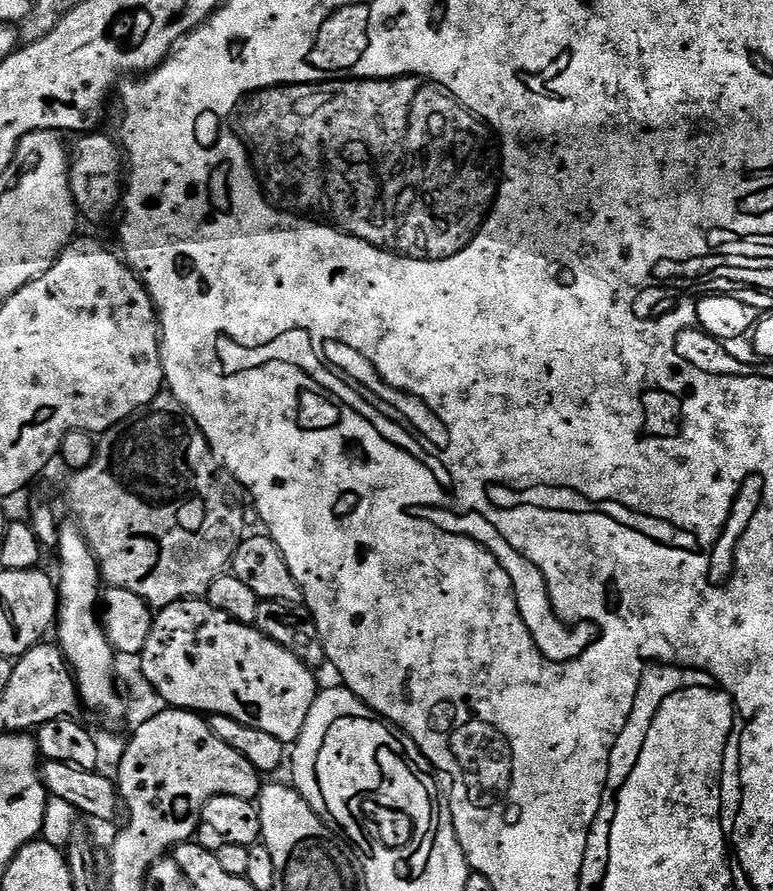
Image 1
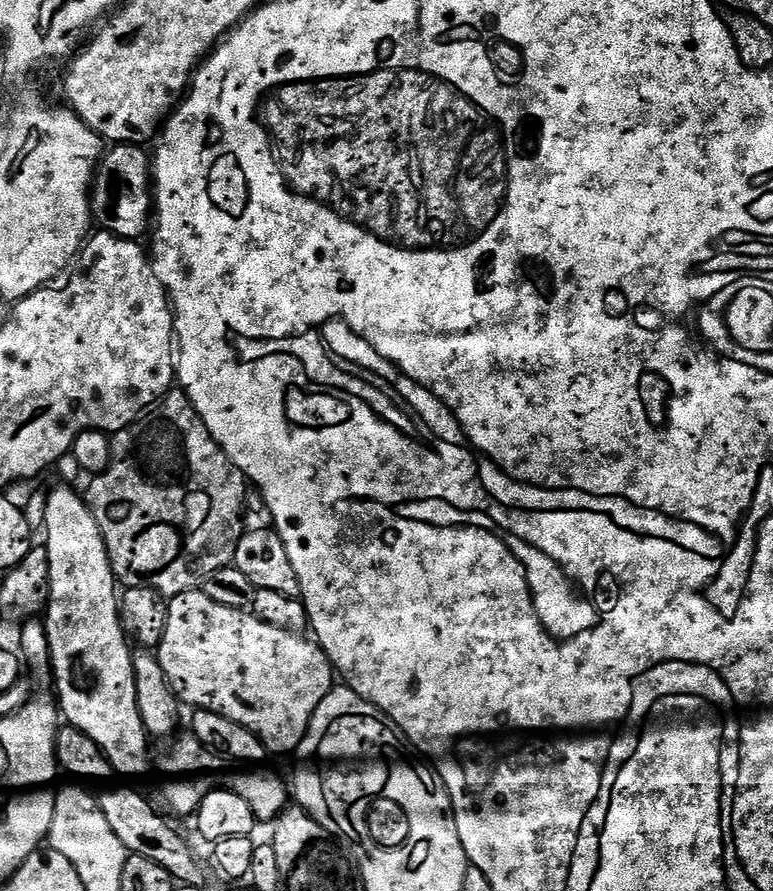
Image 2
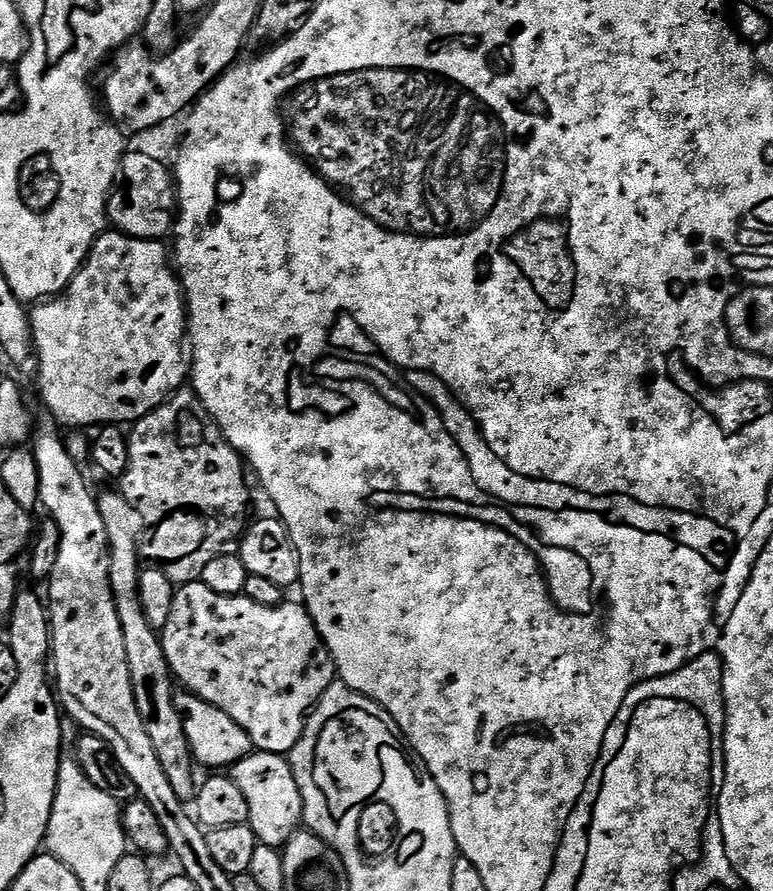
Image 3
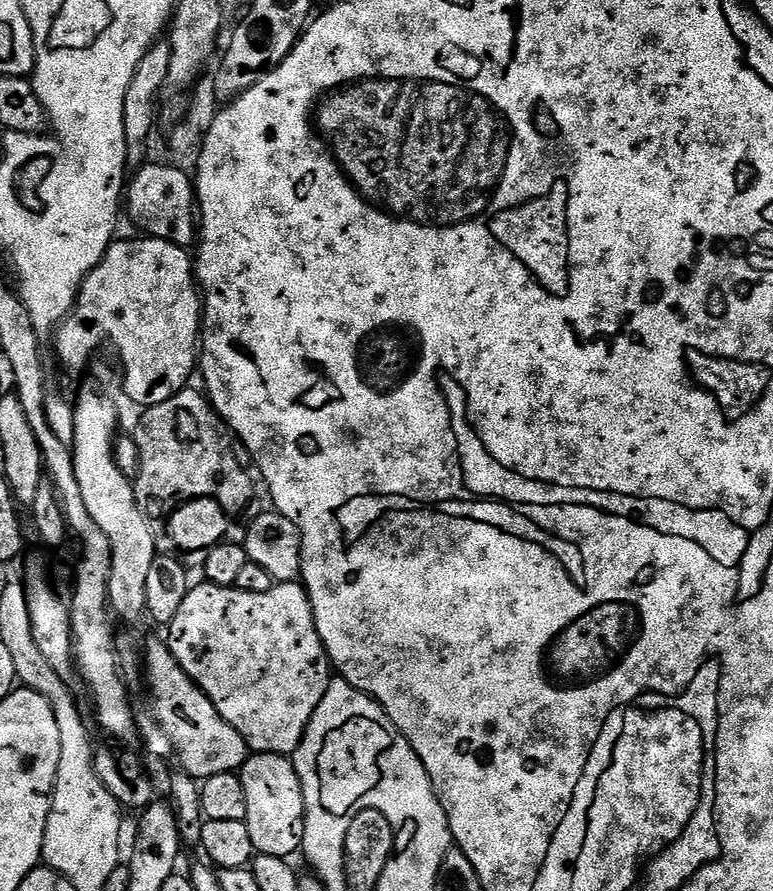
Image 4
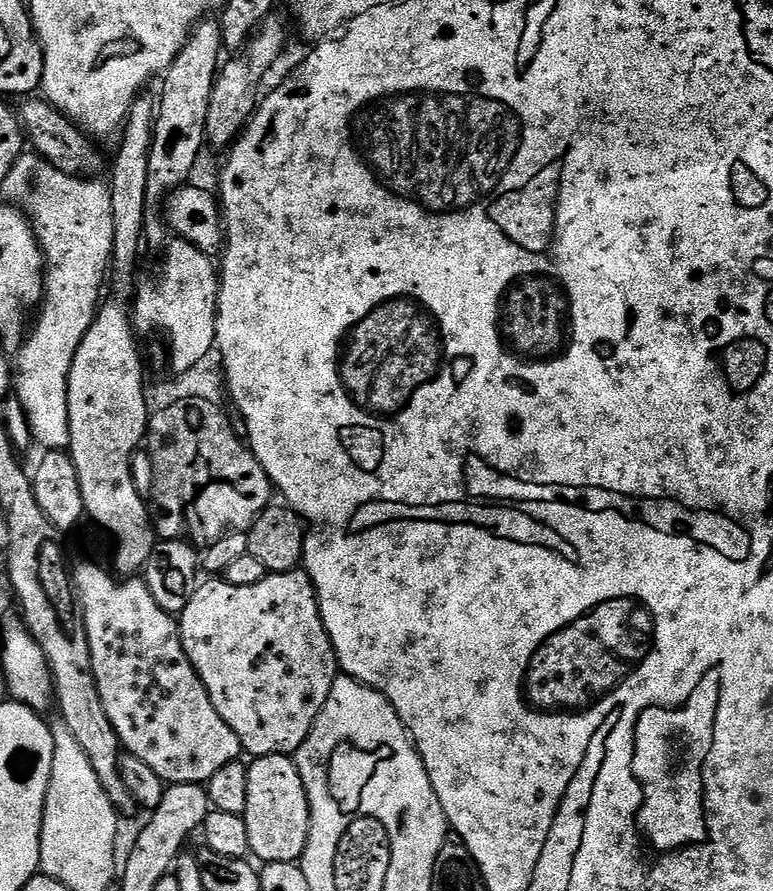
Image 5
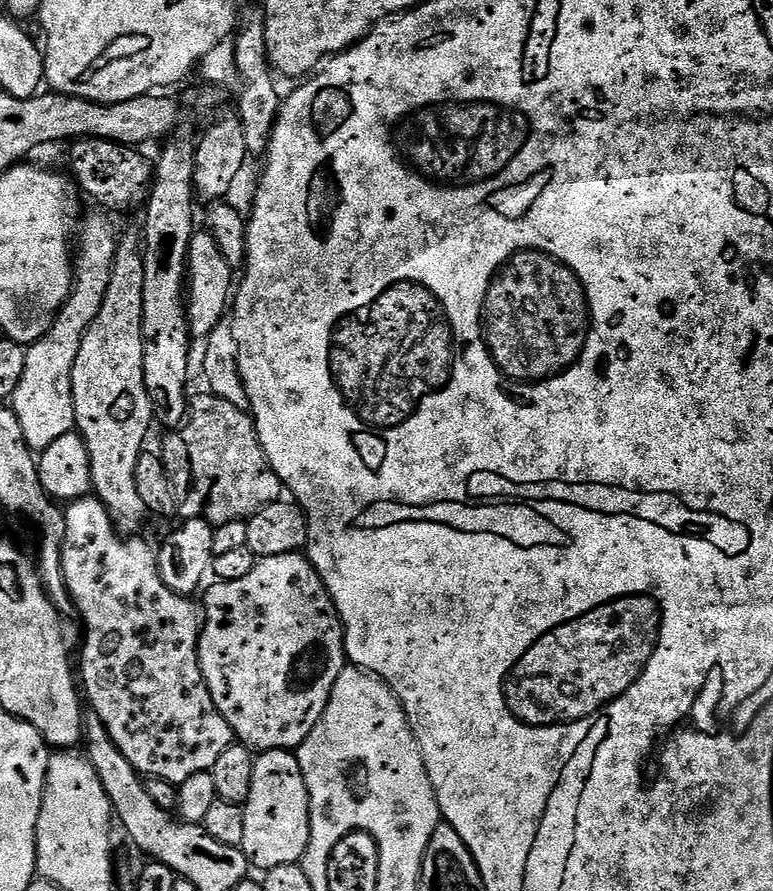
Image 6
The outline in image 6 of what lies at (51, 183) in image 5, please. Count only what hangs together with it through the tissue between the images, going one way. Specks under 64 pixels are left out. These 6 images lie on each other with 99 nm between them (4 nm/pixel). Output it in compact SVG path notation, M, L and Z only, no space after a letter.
M107 215L87 216L83 217L82 229L78 234L78 247L74 252L72 294L64 307L56 313L56 320L48 335L27 349L26 370L22 374L22 382L18 382L18 390L10 398L10 406L16 411L18 422L22 422L22 434L26 434L28 447L36 454L44 452L46 446L51 446L56 439L62 438L62 434L76 428L76 411L72 397L74 362L78 358L82 338L90 322L98 318L98 310L102 310L106 290L110 287L118 232L112 229Z

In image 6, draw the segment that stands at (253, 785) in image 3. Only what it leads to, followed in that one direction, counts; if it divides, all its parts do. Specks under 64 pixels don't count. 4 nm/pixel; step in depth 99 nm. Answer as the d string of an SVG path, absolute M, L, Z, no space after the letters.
M279 748L269 752L261 752L254 762L254 778L250 782L250 798L242 805L246 827L239 848L243 850L253 869L277 868L300 864L303 861L310 842L310 798L306 790L306 782L302 778L302 766L298 762L295 751Z

